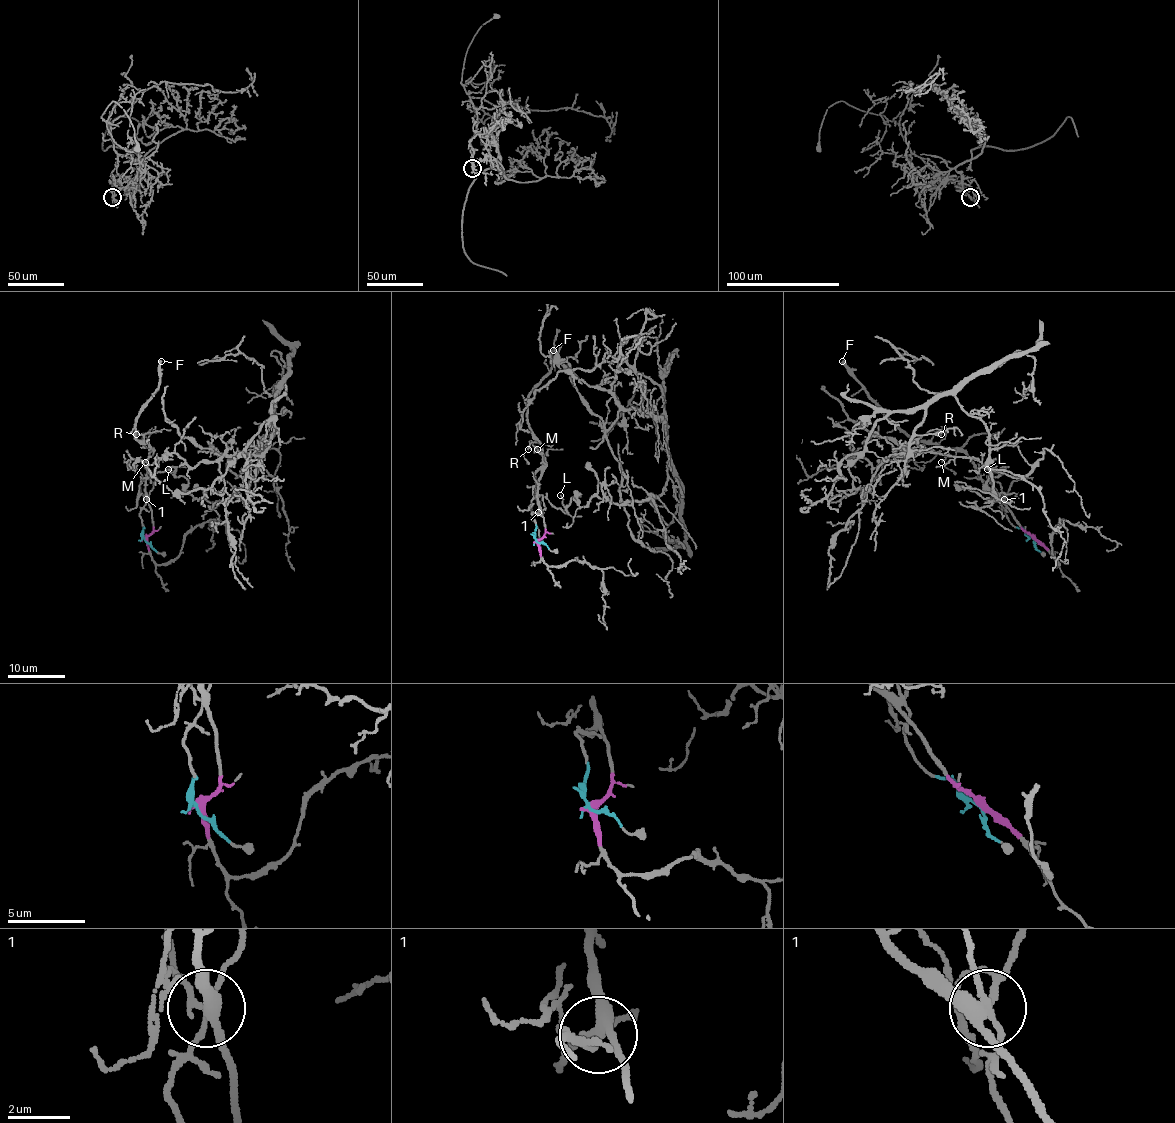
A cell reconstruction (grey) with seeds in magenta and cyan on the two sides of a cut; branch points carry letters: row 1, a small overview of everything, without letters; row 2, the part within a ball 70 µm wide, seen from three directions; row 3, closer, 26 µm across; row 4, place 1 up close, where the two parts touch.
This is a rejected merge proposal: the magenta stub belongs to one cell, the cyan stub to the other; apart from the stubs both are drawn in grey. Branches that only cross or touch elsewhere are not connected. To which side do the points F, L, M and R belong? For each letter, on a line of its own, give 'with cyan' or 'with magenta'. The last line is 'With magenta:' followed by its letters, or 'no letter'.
F: with magenta
L: with cyan
M: with magenta
R: with magenta
With magenta: F, M, R

